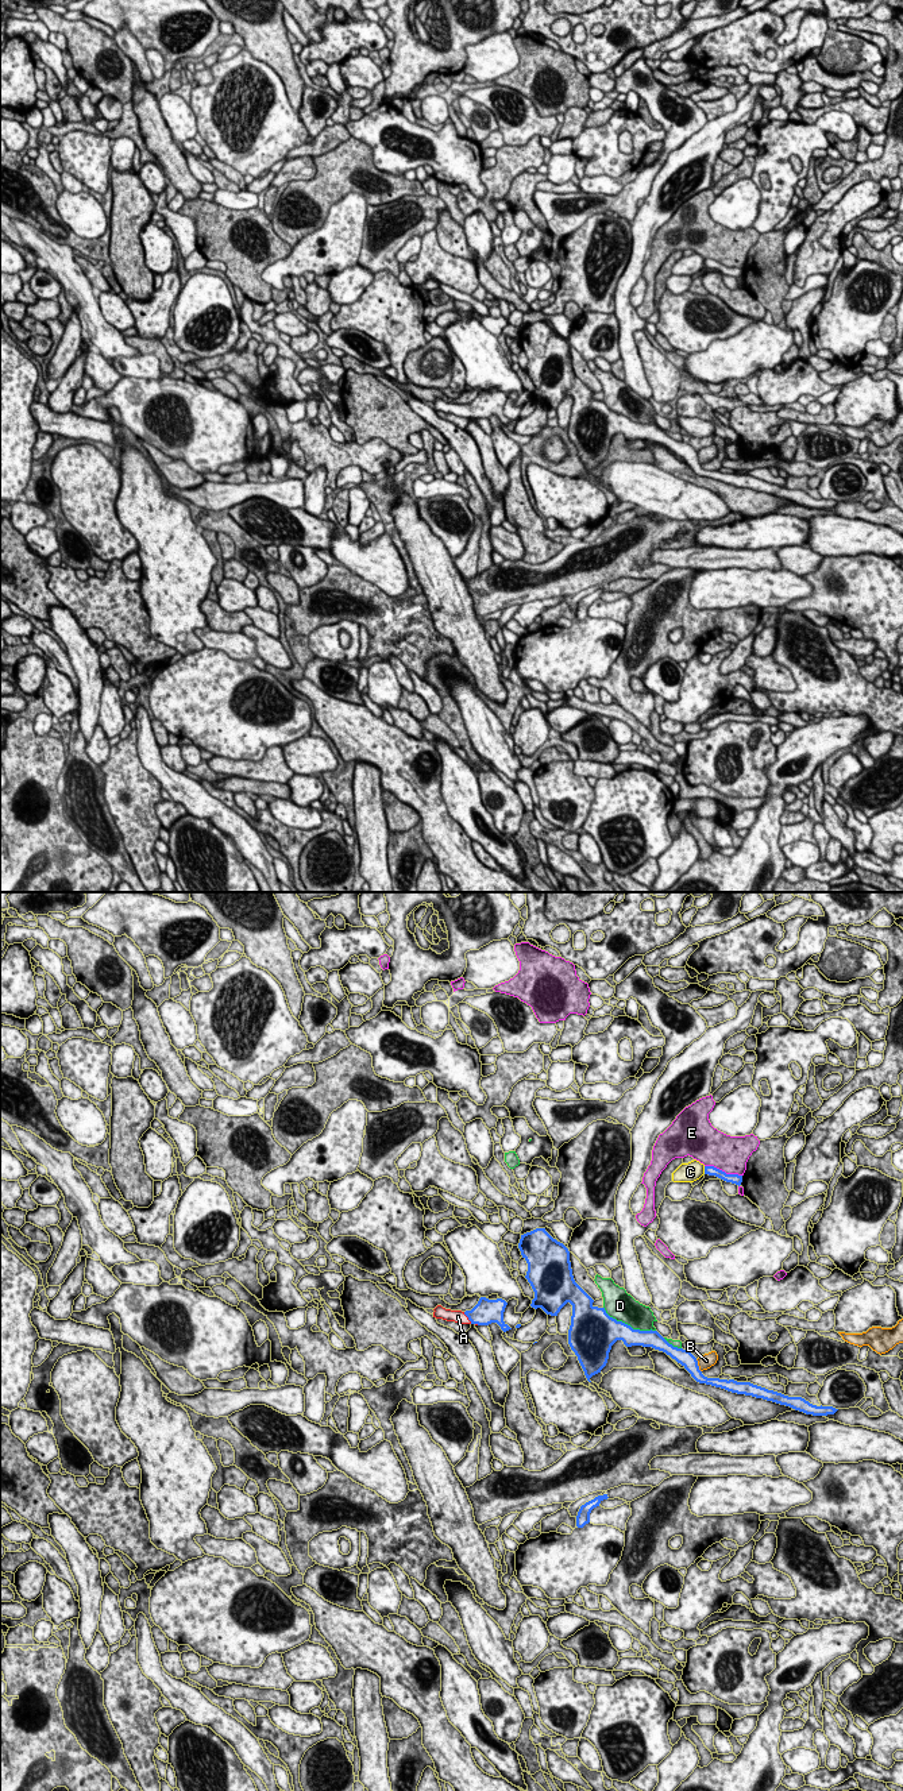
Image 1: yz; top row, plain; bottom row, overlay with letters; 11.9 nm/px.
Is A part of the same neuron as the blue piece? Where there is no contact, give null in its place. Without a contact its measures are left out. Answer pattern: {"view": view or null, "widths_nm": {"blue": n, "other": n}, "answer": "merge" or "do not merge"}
{"view": "yz", "widths_nm": {"blue": 300, "other": 160}, "answer": "merge"}

